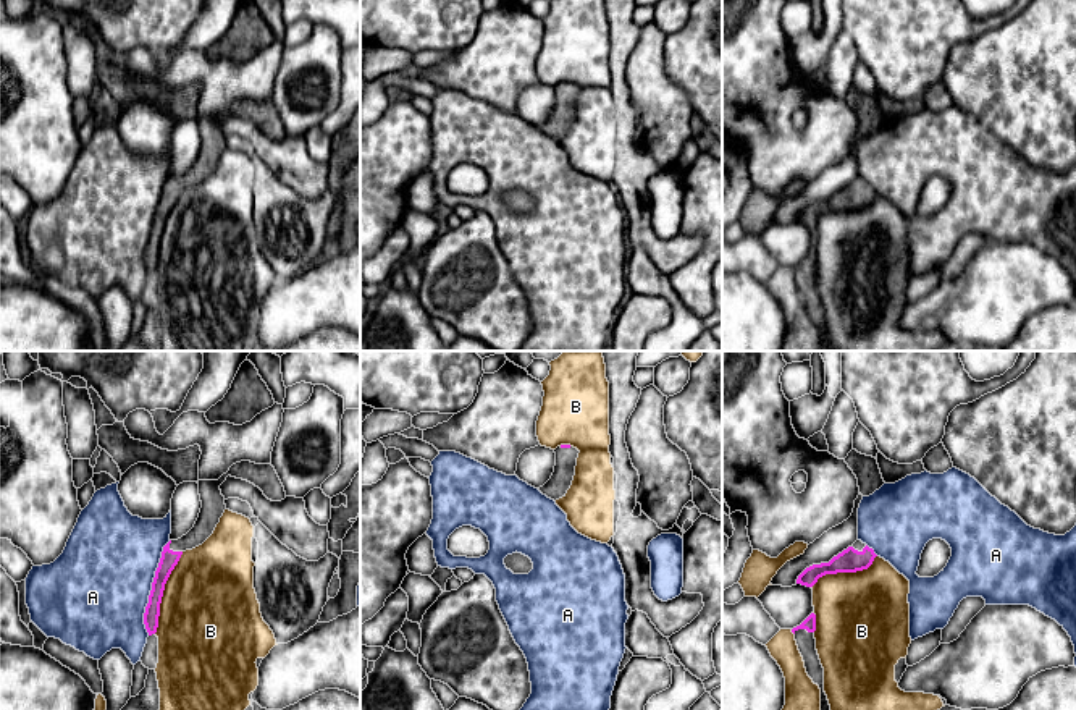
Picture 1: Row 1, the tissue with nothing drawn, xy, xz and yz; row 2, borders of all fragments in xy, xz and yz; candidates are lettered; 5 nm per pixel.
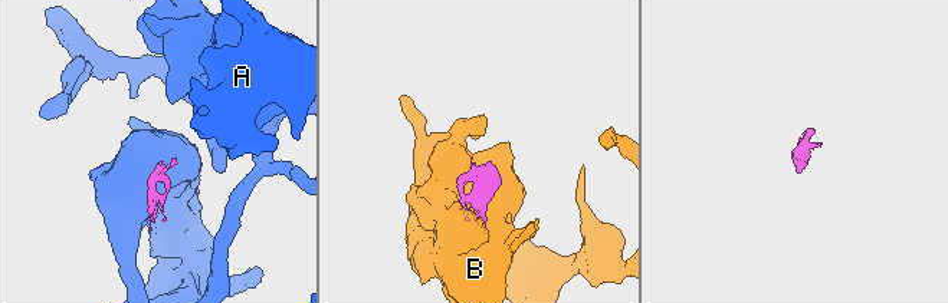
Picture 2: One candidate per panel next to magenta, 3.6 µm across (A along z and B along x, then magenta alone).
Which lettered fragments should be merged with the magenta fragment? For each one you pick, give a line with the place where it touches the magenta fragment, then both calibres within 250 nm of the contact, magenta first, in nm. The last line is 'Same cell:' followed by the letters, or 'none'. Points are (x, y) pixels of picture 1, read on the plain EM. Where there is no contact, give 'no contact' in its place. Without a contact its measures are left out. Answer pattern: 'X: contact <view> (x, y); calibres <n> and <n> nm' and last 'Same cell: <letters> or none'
Same cell: none

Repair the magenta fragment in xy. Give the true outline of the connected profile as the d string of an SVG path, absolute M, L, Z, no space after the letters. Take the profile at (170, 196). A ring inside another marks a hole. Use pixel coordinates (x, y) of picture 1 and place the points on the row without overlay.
M241 99L233 102L229 108L218 118L199 118L199 133L202 139L199 155L186 173L178 178L170 178L163 184L160 201L155 209L149 241L144 251L144 262L149 273L157 270L165 222L178 202L181 192L186 188L192 188L202 183L213 171L220 155L226 147L220 123L226 118L228 113L254 121L271 139L281 139L286 136L284 125L271 102Z

